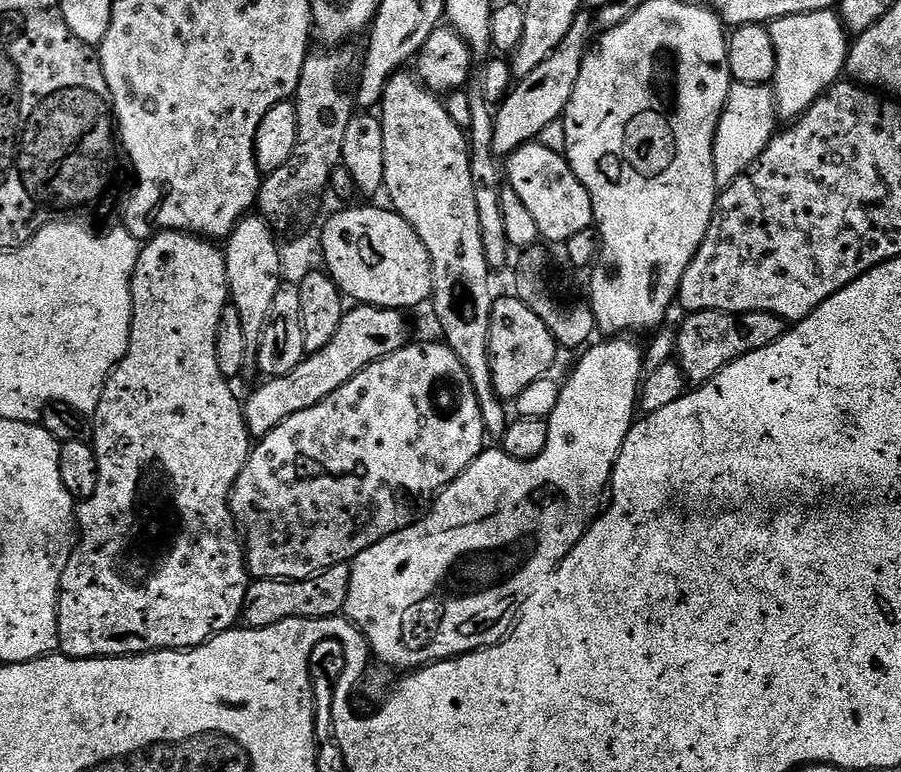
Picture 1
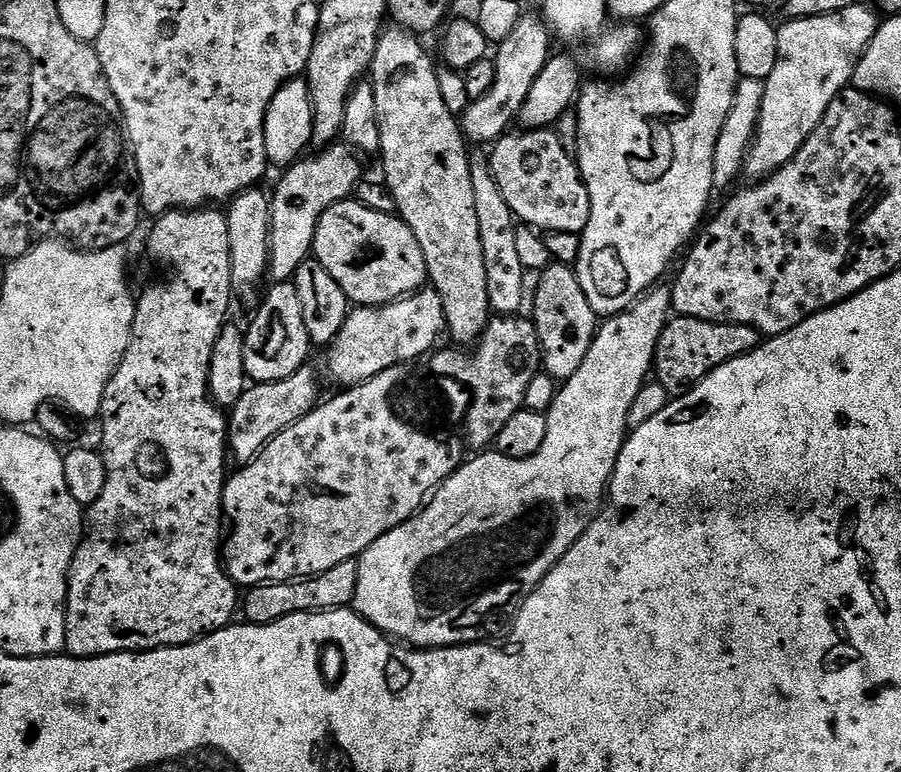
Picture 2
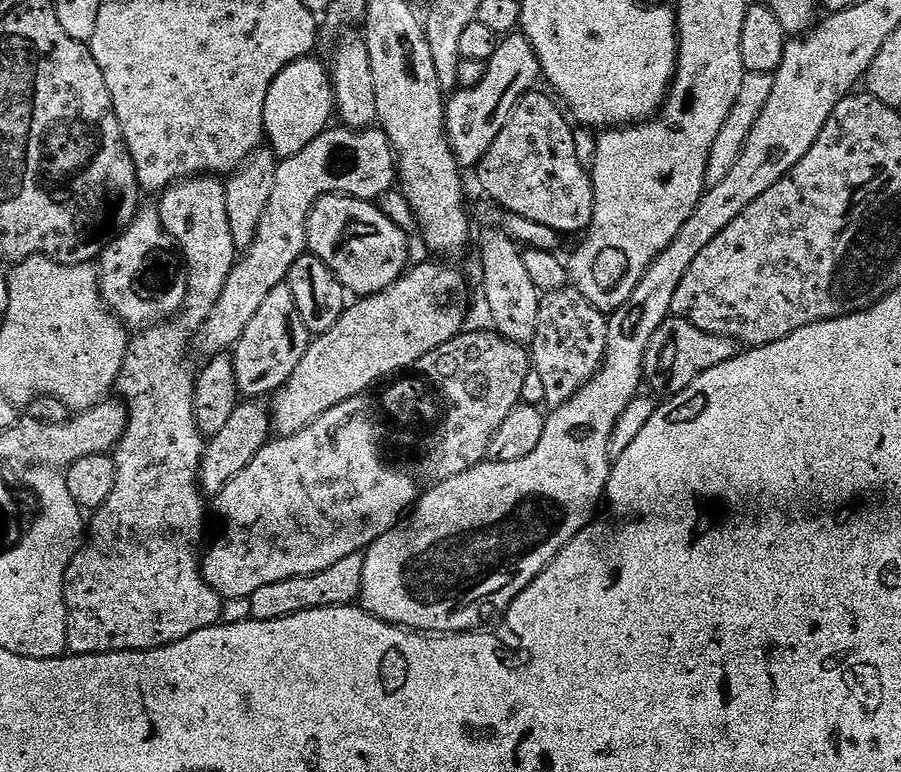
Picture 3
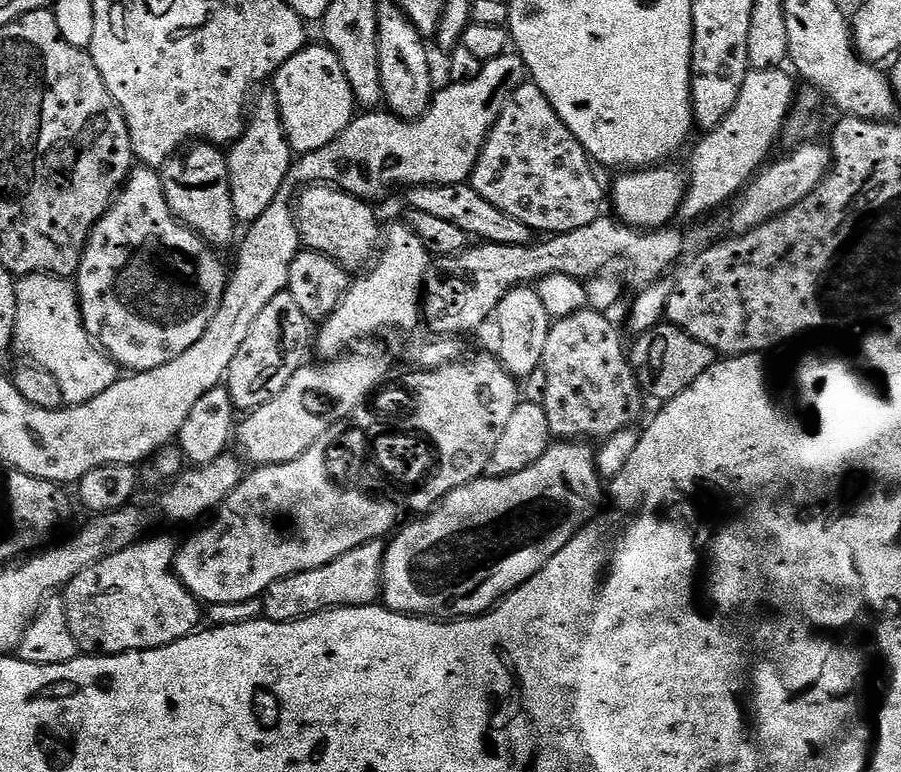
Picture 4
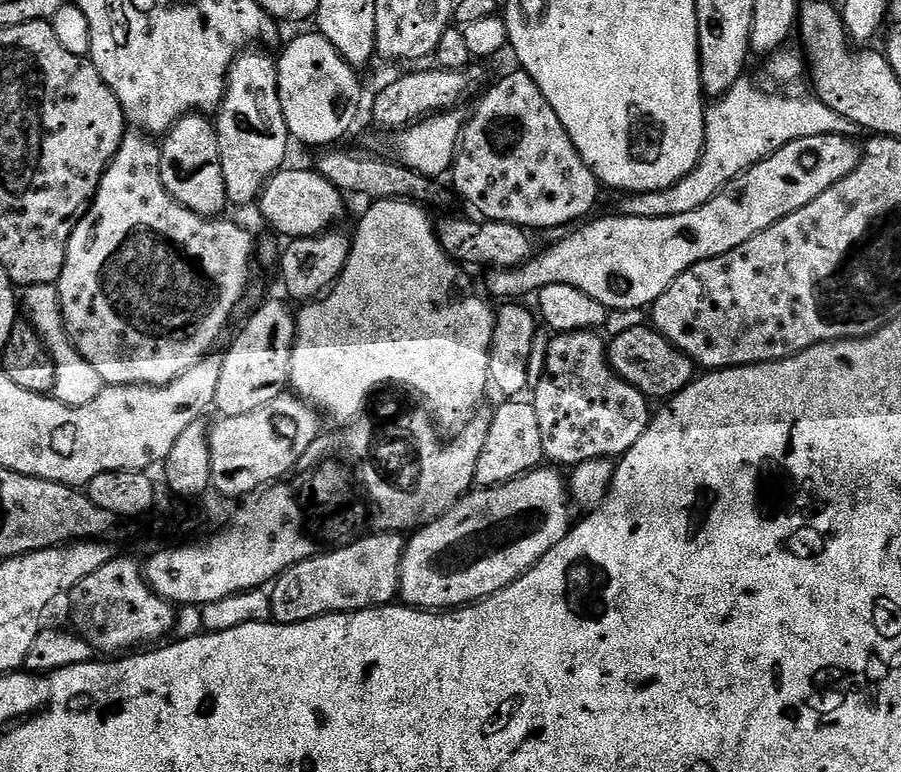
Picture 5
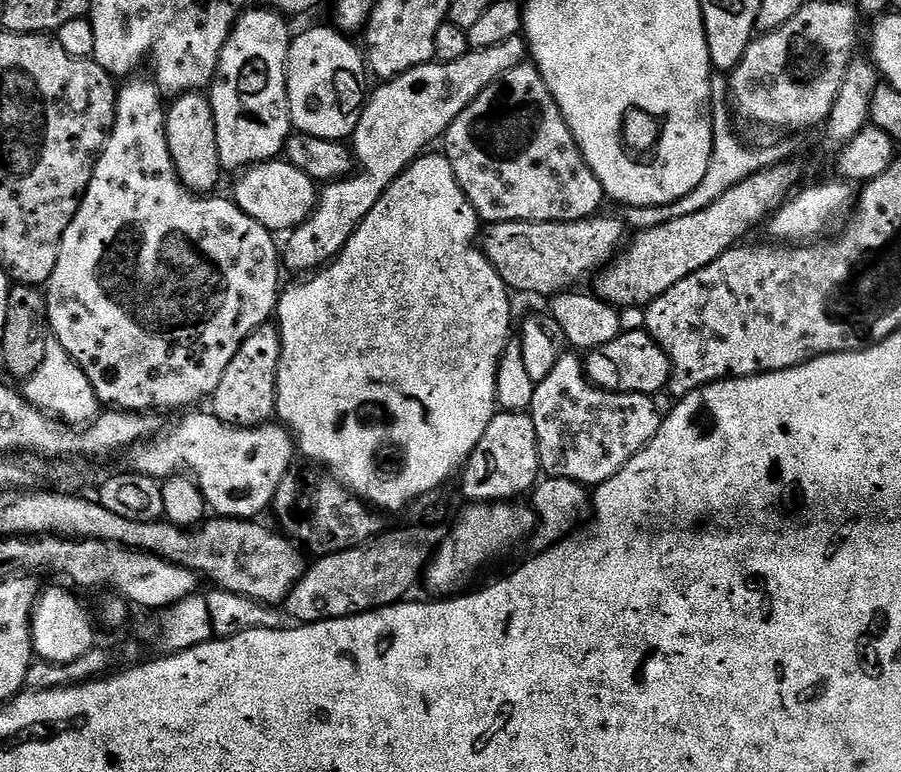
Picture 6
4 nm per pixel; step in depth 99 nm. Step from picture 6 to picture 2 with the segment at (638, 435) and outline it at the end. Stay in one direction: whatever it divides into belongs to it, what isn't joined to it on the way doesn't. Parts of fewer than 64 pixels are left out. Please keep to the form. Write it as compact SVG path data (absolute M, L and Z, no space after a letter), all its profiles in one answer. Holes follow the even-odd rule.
M553 262L539 273L537 280L540 281L536 284L536 297L530 300L530 319L538 334L540 363L552 379L563 382L582 366L582 358L586 358L596 336L598 317L582 290L582 282L578 282L573 265Z

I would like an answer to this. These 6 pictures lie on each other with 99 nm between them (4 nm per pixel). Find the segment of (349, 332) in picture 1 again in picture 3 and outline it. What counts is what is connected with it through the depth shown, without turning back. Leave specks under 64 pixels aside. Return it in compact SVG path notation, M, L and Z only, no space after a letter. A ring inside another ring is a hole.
M248 398L240 403L234 410L234 415L226 421L226 426L218 430L204 445L204 457L200 463L200 487L203 495L214 498L224 489L230 481L236 477L262 450L265 444L269 443L273 435L272 412L264 405L265 401L260 398Z

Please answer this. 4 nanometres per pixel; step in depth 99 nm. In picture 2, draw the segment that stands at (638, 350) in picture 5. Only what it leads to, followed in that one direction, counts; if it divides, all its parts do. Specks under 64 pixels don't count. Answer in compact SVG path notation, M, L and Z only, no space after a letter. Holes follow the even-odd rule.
M673 315L658 338L654 361L655 383L661 384L670 394L679 393L680 384L699 384L714 370L718 370L718 366L742 354L750 354L755 348L759 348L761 343L760 332L754 326L706 322L689 316Z

